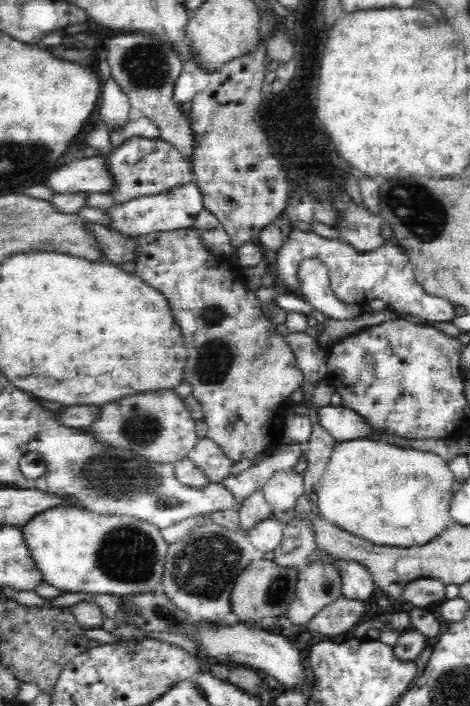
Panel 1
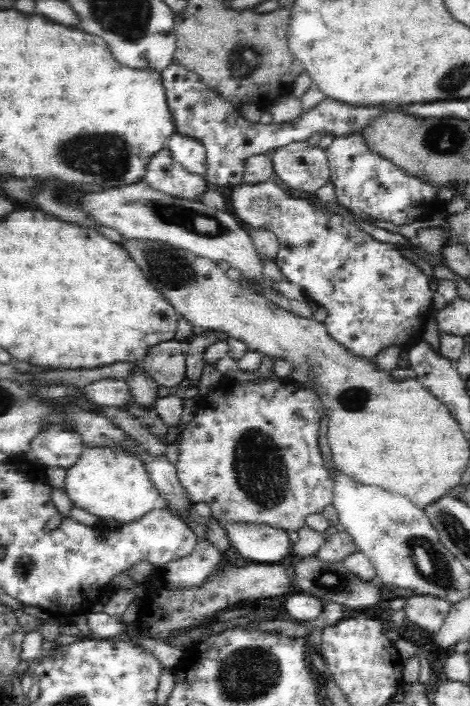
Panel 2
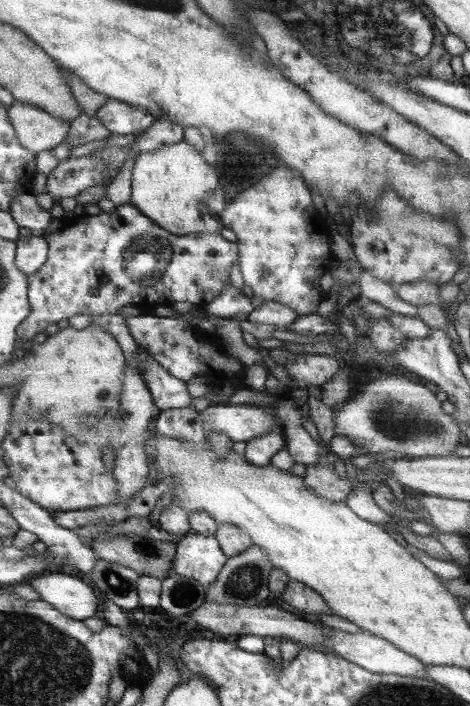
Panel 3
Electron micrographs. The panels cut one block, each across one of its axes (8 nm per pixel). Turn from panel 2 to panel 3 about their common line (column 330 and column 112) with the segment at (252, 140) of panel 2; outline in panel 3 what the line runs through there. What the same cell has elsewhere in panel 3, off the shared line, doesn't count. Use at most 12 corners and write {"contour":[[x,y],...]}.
{"contour":[[108,98],[95,116],[110,134],[138,134],[154,122],[143,109]]}

